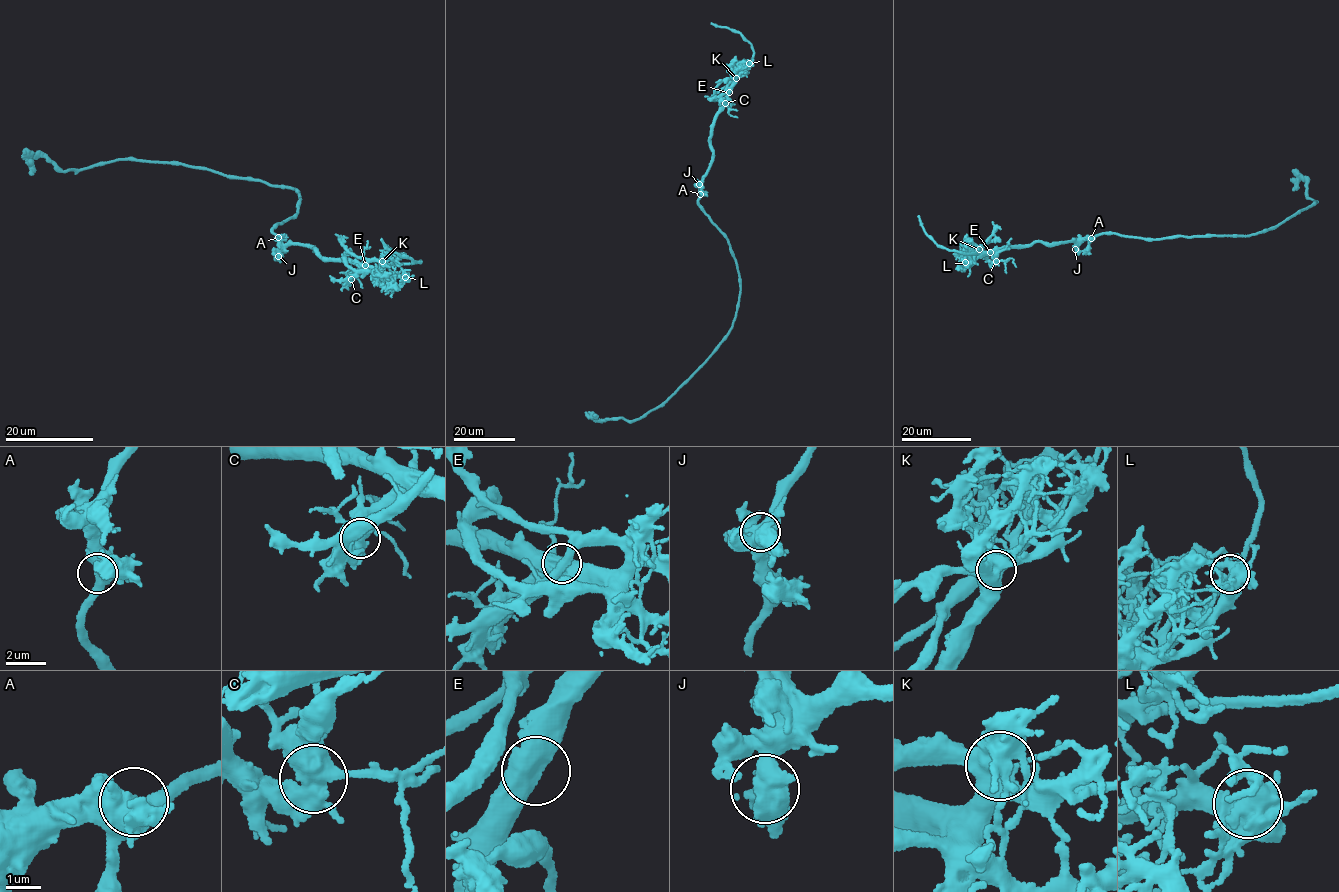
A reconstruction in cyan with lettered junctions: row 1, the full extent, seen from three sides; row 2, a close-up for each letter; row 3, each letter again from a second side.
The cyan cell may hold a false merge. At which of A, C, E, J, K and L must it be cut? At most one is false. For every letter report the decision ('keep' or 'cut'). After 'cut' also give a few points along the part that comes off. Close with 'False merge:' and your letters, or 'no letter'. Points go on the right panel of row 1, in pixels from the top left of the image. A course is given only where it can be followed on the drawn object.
A: keep
C: cut; foreign part runs (996, 261), (996, 253), (1006, 247), (1011, 238)
E: keep
J: keep
K: keep
L: keep
False merge: C

